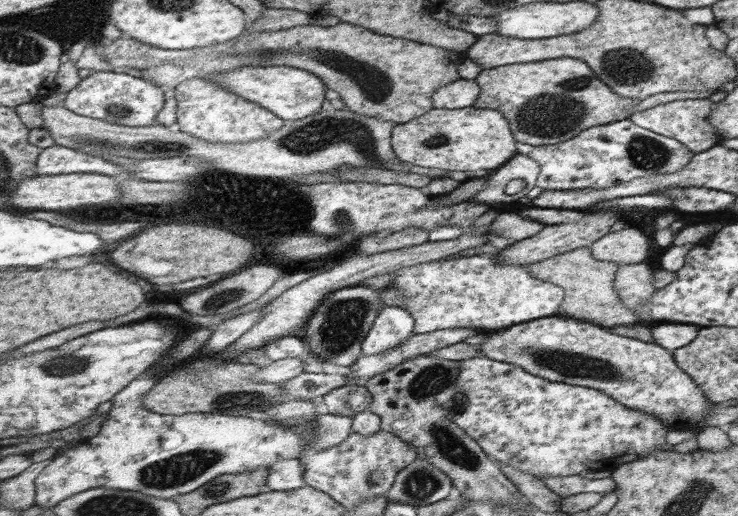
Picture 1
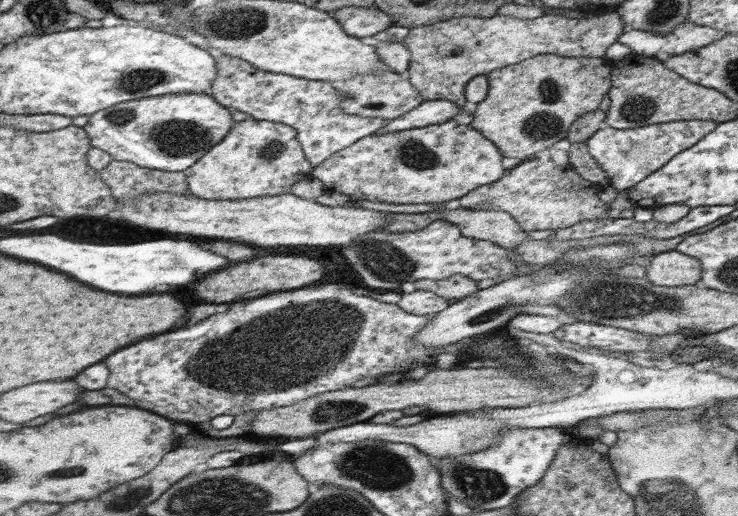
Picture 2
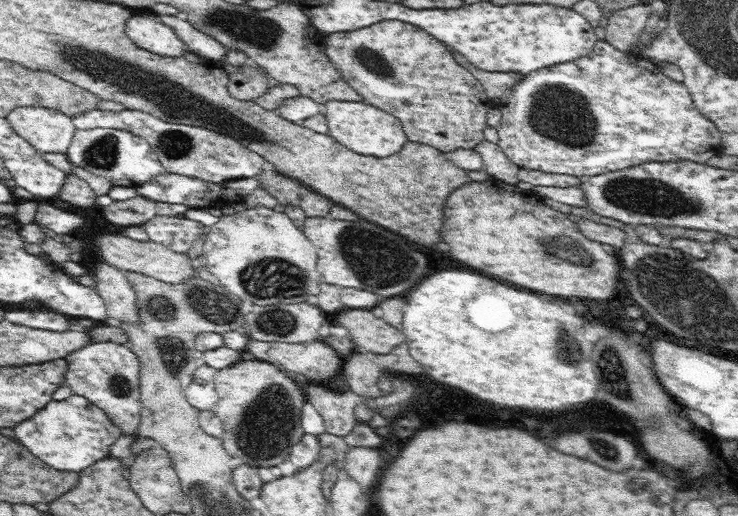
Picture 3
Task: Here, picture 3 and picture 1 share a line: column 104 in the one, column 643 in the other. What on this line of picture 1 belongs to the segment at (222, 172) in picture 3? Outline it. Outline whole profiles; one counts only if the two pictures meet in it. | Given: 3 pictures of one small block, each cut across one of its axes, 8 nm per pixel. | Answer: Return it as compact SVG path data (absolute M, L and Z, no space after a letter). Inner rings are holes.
M685 99L666 102L641 112L631 113L628 119L651 132L666 136L667 138L677 139L684 144L692 153L705 153L709 148L719 144L720 138L716 130L708 123L708 114L712 112L716 104L707 99Z

